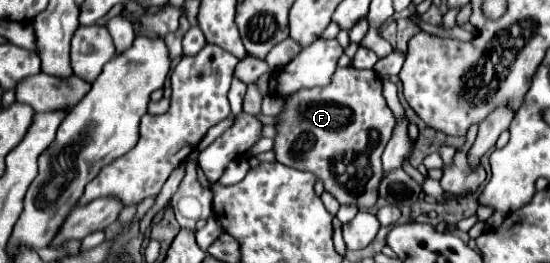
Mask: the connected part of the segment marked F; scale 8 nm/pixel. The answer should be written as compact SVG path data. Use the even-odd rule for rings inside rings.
M338 67L328 87L302 89L284 97L284 101L286 107L278 115L280 123L276 127L276 159L288 167L312 171L340 203L350 203L350 197L378 197L382 177L380 155L396 125L382 97L380 77L374 71ZM336 163L344 167L342 175L336 175Z

